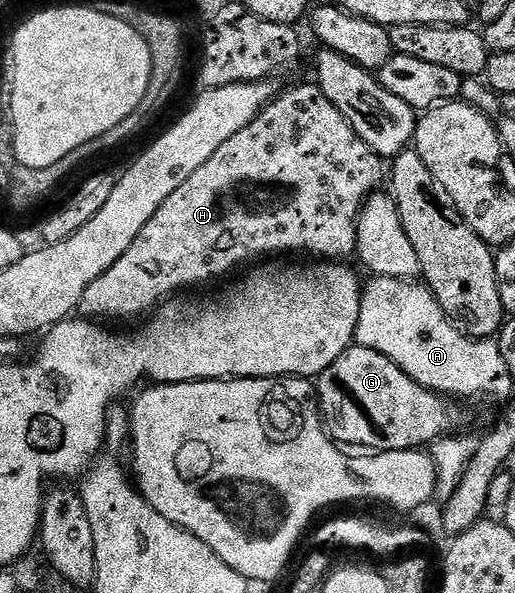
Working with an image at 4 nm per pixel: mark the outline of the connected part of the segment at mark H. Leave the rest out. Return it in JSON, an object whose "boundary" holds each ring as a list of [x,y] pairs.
{"boundary":[[[310,82],[300,85],[299,88],[290,88],[283,96],[282,93],[275,95],[274,99],[262,109],[260,115],[251,124],[244,126],[244,130],[240,130],[240,134],[232,134],[232,138],[228,138],[228,142],[224,142],[224,146],[220,146],[220,150],[216,150],[216,154],[212,154],[212,158],[208,158],[208,162],[204,162],[204,166],[200,166],[200,170],[196,170],[196,174],[192,174],[188,182],[184,182],[184,186],[180,186],[180,190],[176,190],[176,194],[172,194],[172,198],[168,198],[168,202],[164,202],[164,206],[156,210],[156,214],[152,214],[152,222],[148,222],[148,226],[144,226],[140,234],[136,234],[132,246],[128,246],[128,250],[120,254],[120,259],[112,262],[112,266],[108,266],[108,270],[104,270],[104,274],[100,274],[100,278],[96,278],[96,282],[92,282],[88,290],[84,290],[84,298],[80,305],[81,315],[86,318],[97,318],[102,322],[130,320],[133,316],[142,318],[175,294],[183,290],[194,290],[190,288],[196,287],[197,284],[206,284],[209,280],[218,280],[241,264],[249,265],[251,262],[273,257],[270,256],[273,252],[306,252],[310,248],[311,254],[314,255],[311,257],[325,258],[330,262],[345,261],[350,258],[346,256],[355,255],[358,246],[358,216],[362,213],[362,205],[371,194],[381,189],[378,188],[381,184],[383,187],[383,157],[377,156],[364,142],[364,138],[360,138],[360,134],[356,134],[356,130],[348,126],[344,114],[340,114],[340,110],[336,110],[336,106],[332,106],[332,102],[324,98],[317,83]]]}

